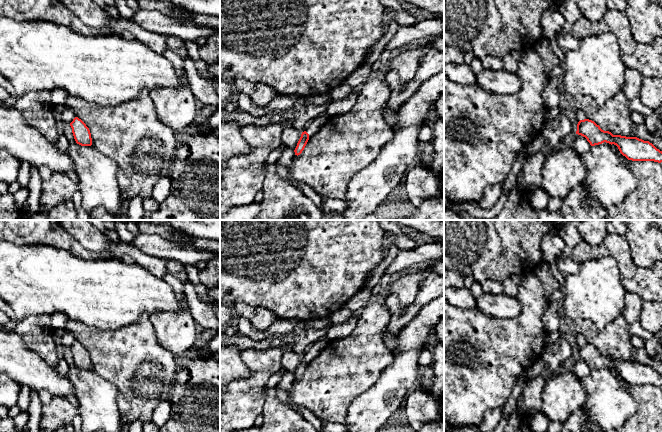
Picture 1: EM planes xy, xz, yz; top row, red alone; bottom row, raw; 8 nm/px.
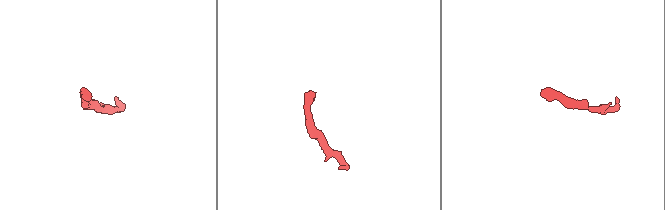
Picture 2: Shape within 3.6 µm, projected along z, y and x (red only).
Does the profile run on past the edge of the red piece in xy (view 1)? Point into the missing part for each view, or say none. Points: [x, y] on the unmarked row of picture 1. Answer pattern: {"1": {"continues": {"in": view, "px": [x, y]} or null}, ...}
{"1": {"continues": null}}

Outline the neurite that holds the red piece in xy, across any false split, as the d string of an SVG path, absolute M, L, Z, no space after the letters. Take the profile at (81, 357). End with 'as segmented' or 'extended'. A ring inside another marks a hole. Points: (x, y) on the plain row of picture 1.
M75 341L70 347L70 350L72 352L72 357L77 368L81 370L92 369L90 354L81 343Z; as segmented

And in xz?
M306 355L302 356L301 361L300 361L300 363L297 367L297 370L294 374L295 379L298 380L302 377L302 375L304 374L308 364L309 364L309 358Z; as segmented

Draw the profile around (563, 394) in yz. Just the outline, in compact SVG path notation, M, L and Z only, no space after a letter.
M573 371L547 377L542 392L540 411L549 422L565 423L587 401L587 392Z

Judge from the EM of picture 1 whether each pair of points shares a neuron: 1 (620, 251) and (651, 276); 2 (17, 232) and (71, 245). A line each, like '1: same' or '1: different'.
1: same
2: same

